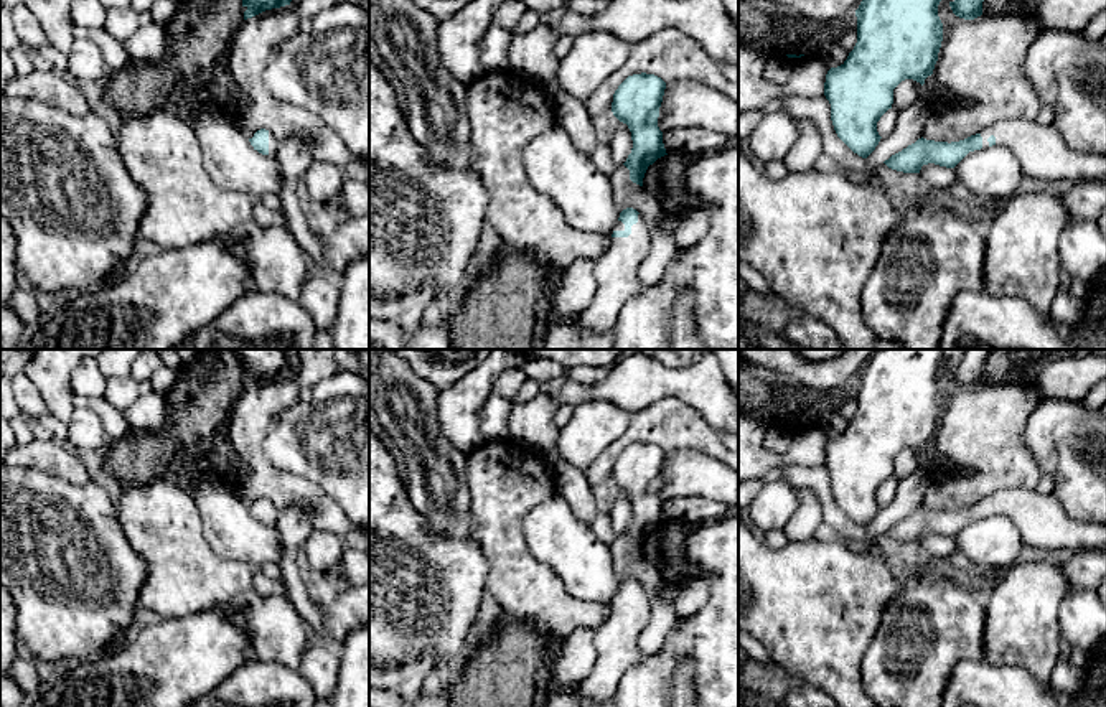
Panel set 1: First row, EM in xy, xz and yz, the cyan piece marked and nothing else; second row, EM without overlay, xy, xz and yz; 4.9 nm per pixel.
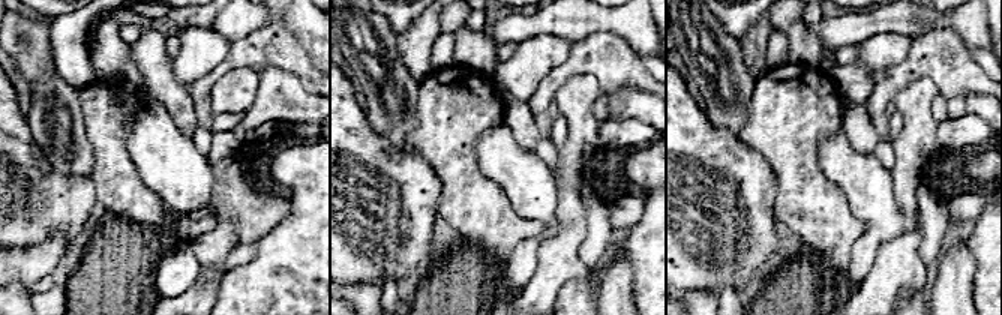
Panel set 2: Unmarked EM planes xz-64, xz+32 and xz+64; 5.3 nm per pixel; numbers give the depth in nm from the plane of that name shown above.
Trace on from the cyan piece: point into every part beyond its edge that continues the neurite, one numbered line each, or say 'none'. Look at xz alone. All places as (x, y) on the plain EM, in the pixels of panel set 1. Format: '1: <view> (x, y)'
1: xz (615, 640)

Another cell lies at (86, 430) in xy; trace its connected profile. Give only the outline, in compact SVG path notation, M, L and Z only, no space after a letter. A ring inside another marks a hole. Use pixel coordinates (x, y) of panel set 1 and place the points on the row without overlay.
M74 407L68 422L66 445L74 452L97 450L107 453L112 440L97 412L89 407Z

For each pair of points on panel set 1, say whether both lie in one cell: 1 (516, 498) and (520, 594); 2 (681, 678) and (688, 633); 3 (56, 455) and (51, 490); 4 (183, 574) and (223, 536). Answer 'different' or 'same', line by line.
1: same
2: different
3: different
4: different

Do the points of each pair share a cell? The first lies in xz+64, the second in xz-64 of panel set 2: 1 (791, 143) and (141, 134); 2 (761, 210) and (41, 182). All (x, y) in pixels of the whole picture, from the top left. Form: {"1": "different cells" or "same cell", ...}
{"1": "different cells", "2": "same cell"}

